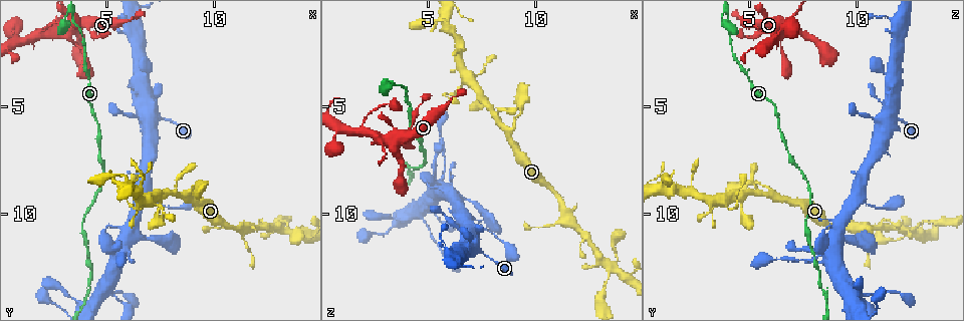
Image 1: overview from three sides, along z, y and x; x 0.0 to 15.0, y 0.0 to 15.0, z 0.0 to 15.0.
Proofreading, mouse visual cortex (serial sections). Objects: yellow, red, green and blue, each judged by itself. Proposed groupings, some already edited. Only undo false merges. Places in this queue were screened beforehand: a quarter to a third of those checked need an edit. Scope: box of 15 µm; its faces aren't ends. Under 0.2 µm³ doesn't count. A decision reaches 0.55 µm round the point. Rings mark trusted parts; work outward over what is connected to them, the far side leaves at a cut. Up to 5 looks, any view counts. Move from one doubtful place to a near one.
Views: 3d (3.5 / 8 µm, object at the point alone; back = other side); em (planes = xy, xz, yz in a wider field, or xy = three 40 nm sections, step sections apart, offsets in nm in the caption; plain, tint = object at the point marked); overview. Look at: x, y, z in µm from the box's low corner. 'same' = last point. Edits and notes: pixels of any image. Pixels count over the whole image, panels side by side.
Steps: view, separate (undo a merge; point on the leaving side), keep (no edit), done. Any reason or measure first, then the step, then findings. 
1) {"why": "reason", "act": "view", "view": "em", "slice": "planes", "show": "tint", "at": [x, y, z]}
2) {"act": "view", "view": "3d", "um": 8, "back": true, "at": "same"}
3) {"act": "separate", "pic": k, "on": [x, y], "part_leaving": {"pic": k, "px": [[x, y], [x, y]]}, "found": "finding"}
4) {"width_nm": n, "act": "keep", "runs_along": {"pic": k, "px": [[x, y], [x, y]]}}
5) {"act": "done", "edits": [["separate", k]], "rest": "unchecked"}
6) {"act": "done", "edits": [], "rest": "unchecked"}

{"why": "thin neck", "act": "view", "view": "3d", "um": 3.5, "at": [3.6, 1.1, 4.0]}

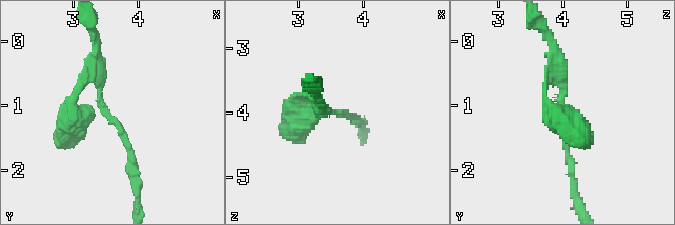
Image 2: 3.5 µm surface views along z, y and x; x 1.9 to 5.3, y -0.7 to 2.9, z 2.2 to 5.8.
{"why": "need the tissue", "act": "view", "view": "em", "slice": "xy", "step": 1, "show": "tint", "at": [3.50, 1.10, 4.05]}

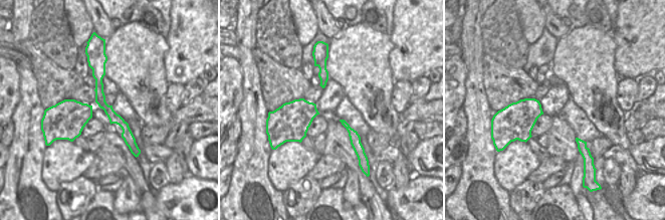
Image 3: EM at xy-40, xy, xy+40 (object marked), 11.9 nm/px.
{"act": "keep", "runs_along": {"pic": 3, "px": [[100, 65], [99, 99], [131, 144]]}, "found": "all the same cell"}

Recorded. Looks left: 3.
{"why": "a narrow waist", "act": "view", "view": "3d", "um": 3.5, "at": [13.3, 10.8, 12.5]}

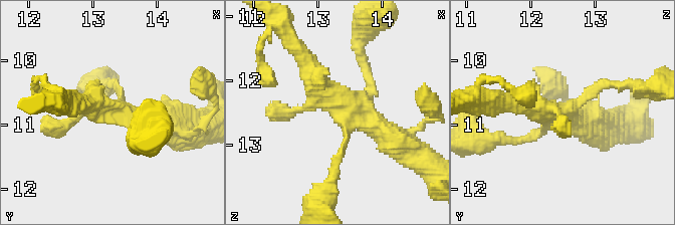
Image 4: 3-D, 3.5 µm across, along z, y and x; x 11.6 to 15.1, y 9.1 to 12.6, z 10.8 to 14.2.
{"act": "keep", "found": "all the same cell"}

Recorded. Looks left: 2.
{"act": "done", "edits": [], "rest": "unchecked"}

